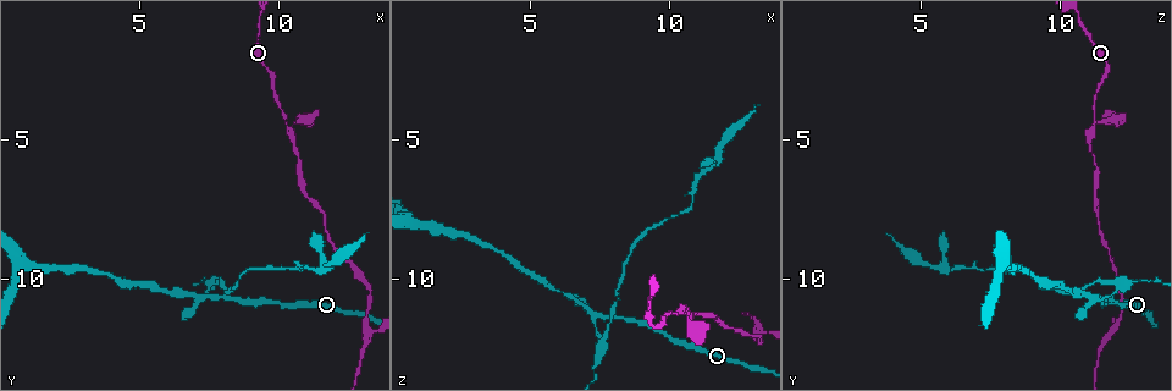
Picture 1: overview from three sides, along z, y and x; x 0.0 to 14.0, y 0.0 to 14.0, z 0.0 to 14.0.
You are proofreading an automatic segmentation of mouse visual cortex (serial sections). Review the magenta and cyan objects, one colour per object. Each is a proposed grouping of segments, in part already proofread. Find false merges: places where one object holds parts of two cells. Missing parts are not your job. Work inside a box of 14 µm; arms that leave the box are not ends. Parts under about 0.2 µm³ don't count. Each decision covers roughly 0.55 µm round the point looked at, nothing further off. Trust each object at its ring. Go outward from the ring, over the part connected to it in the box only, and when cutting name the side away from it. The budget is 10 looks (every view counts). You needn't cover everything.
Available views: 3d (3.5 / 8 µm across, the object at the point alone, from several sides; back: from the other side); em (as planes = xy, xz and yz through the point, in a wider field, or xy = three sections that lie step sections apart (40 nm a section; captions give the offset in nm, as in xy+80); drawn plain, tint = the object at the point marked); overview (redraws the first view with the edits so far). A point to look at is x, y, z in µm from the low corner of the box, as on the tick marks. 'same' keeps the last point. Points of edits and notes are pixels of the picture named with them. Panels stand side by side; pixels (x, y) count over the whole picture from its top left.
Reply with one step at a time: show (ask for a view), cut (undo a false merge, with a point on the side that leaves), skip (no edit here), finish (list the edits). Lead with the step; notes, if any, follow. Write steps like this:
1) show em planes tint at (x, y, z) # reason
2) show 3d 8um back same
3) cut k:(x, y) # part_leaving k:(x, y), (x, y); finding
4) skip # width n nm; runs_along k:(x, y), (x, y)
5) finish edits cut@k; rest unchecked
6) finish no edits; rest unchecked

show 3d 3.5um back at (7.4, 10.6, 11.3) # side arm on a straight run

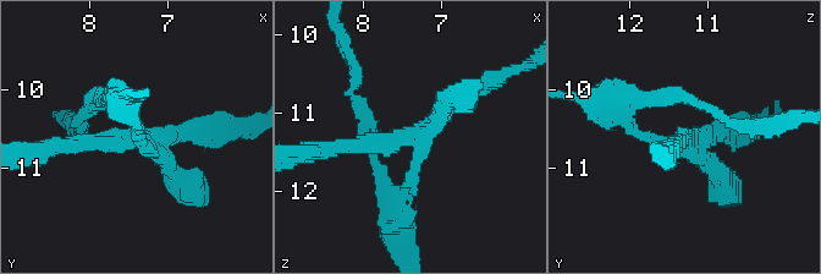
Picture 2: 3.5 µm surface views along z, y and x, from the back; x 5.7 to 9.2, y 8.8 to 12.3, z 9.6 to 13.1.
show em xy step 5 tint at (7.40, 10.65, 11.30) # now the EM

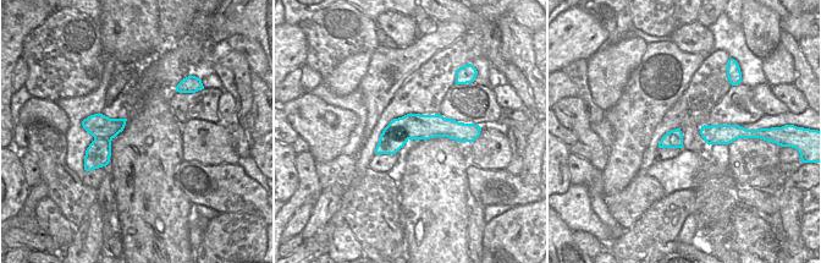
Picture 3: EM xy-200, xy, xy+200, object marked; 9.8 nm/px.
cut 2:(444, 97) # a second cell is stuck on

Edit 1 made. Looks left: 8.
show overview # see it whole again

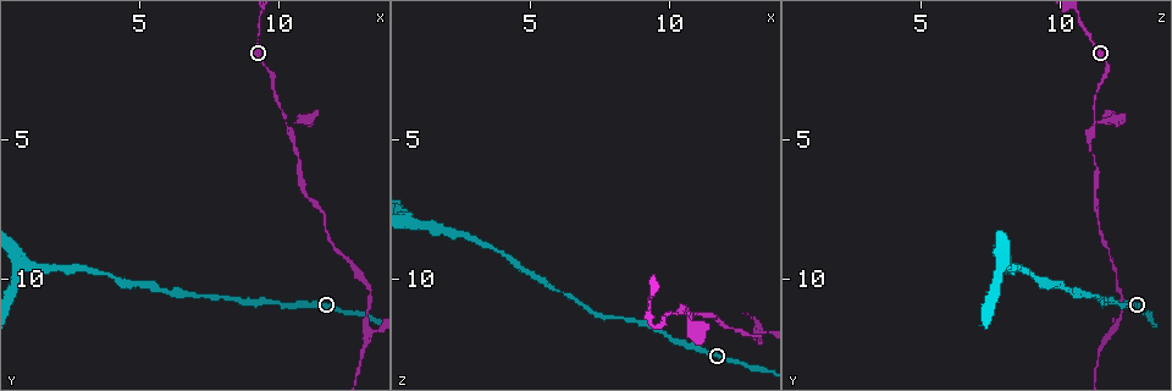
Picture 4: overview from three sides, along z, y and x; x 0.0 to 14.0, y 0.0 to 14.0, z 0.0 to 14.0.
show 3d 8um at (0.9, 9.4, 8.0)

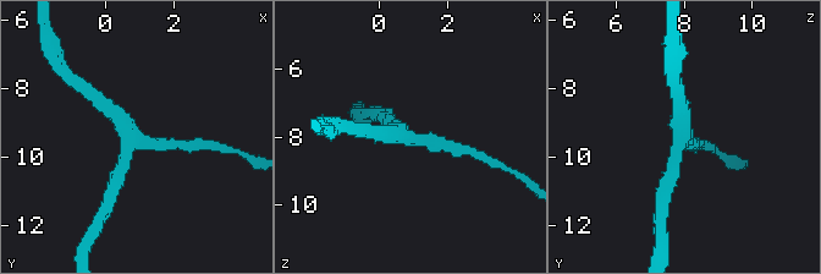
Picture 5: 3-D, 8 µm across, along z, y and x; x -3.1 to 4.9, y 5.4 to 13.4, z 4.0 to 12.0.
show em xy step 2 tint at (0.8, 9.5, 8.0) # arms 3; arm_widths 350, 400, 500 nm; need the tissue

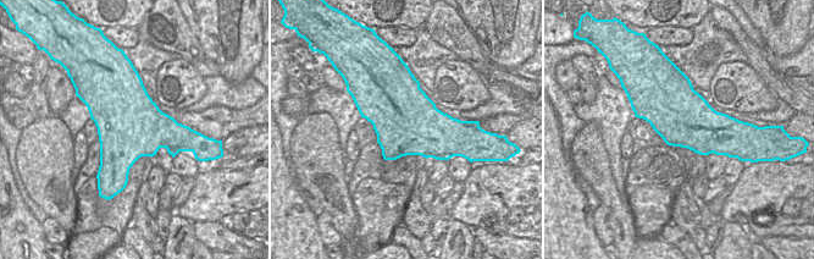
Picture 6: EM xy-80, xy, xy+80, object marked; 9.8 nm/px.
skip # width 650 nm; runs_along 5:(169, 144), (136, 140), (122, 169); all the same cell

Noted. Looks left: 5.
show 3d 3.5um at (10.5, 4.6, 11.2) # a fork

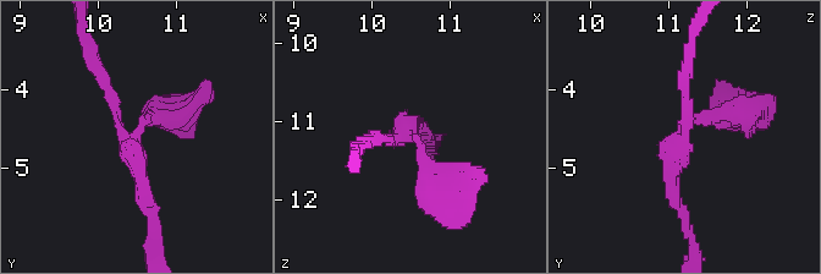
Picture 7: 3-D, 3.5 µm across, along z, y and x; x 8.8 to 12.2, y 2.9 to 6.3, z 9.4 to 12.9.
show em xy step 3 tint at (10.40, 4.60, 11.20)

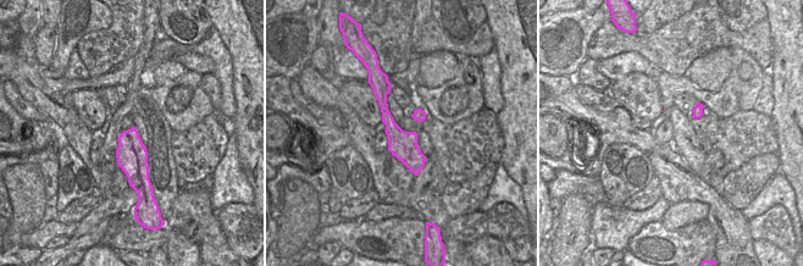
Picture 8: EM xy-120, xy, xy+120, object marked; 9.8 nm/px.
skip # runs_along 7:(94, 67), (105, 78), (150, 211); all the same cell

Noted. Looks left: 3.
show 3d 8um at (13.1, 11.9, 11.9) # two arms in line, one across

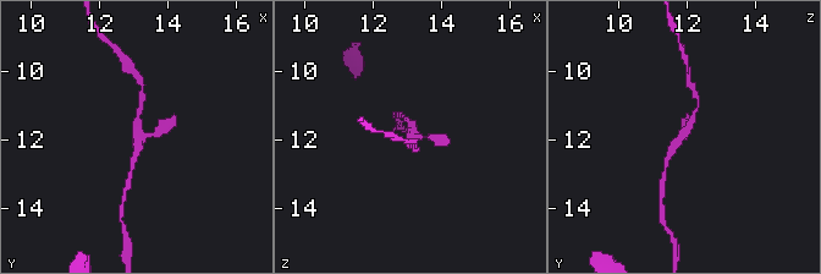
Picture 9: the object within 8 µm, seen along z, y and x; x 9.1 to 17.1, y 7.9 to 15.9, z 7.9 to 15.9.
show 3d 3.5um at (13.1, 11.8, 11.9)

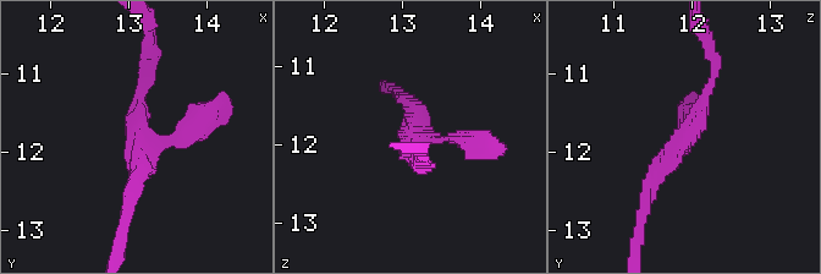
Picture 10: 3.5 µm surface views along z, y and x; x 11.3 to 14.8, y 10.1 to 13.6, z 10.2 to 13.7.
skip # arm_widths 150, 200, 250 nm; runs_along 10:(715, 67), (705, 105), (643, 207); all the same cell

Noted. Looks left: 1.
finish edits cut@2; rest unchecked

